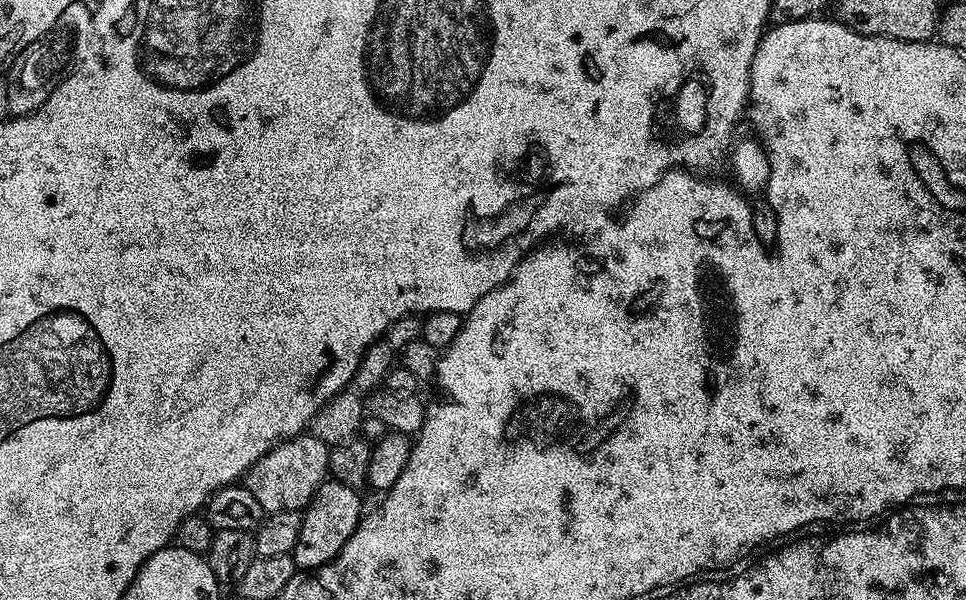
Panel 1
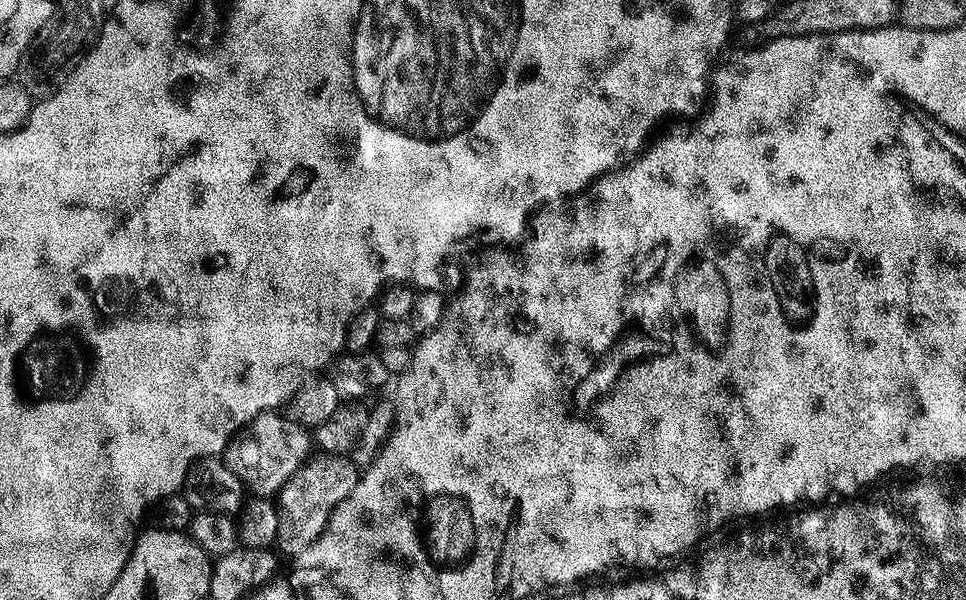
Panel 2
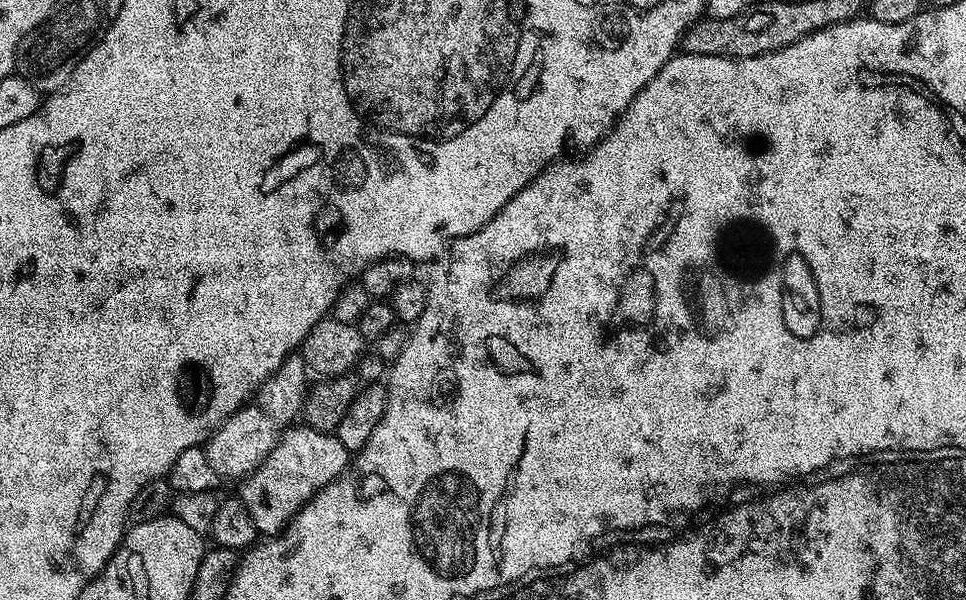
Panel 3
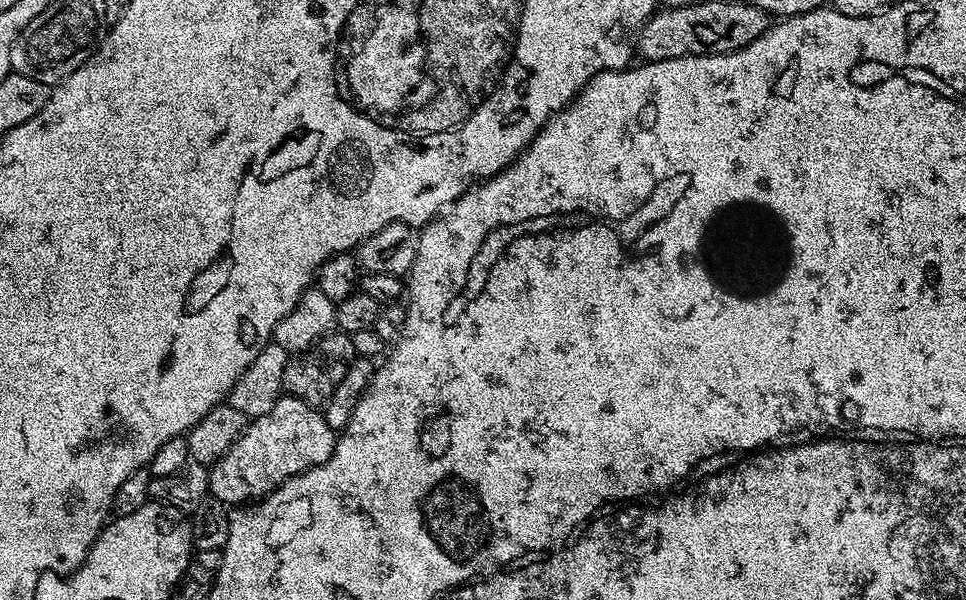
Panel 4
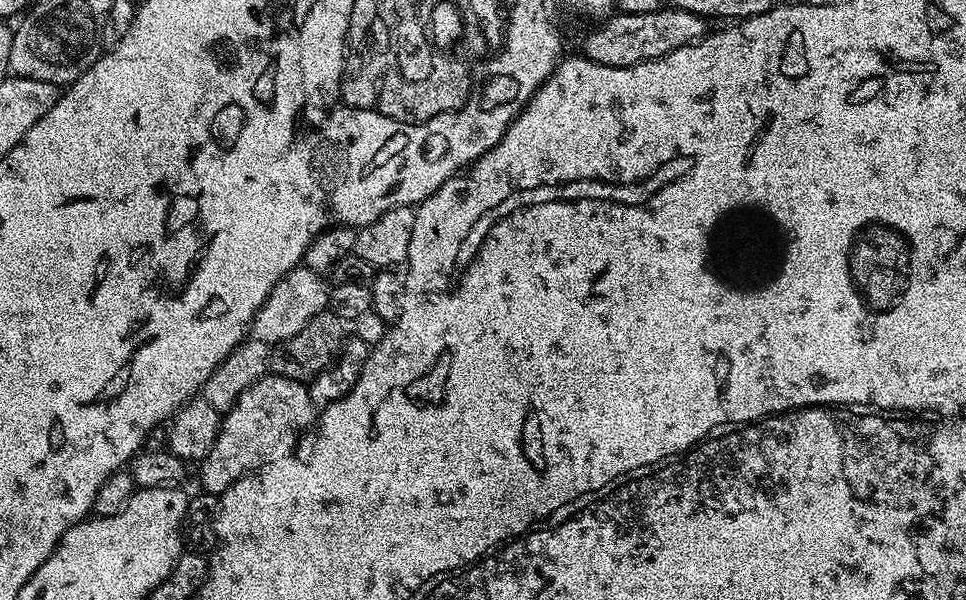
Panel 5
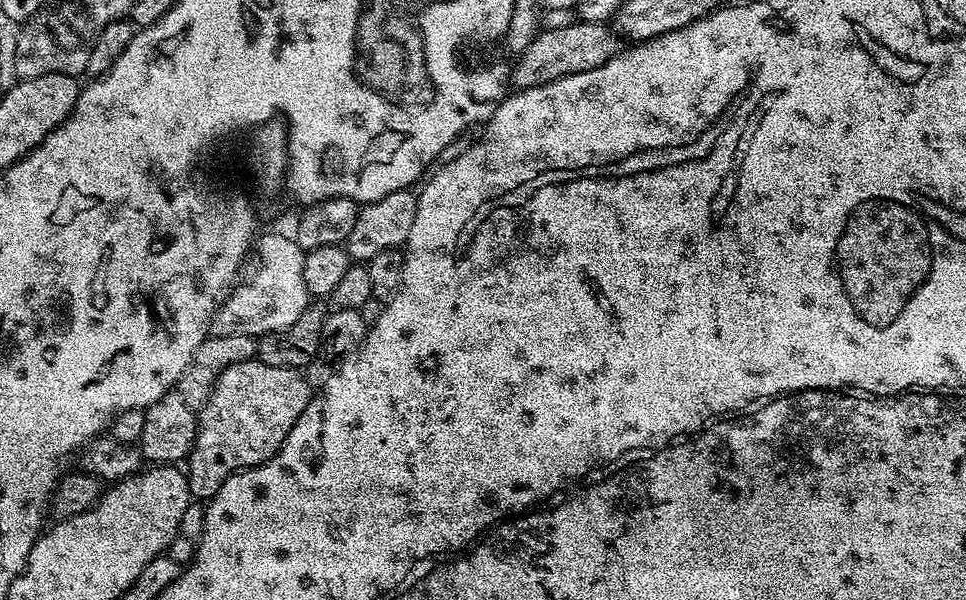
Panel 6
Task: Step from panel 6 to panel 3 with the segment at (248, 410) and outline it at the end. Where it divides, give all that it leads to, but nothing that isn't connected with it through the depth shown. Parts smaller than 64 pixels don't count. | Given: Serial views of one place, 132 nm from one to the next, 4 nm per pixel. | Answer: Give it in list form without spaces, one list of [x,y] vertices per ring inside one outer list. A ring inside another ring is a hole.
[[[288,426],[279,433],[272,452],[259,468],[243,477],[238,498],[250,510],[254,526],[261,537],[283,533],[309,500],[327,484],[337,480],[350,463],[350,453],[331,432],[319,432],[307,426]]]

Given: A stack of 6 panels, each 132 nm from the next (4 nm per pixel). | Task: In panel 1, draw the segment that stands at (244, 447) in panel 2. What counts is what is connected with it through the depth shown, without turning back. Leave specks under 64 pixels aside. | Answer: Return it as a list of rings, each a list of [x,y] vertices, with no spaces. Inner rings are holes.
[[[301,434],[291,440],[276,444],[258,462],[244,473],[243,487],[258,498],[258,506],[262,506],[265,513],[290,510],[300,512],[308,507],[314,494],[329,475],[328,453],[329,445],[323,444],[316,436]]]

